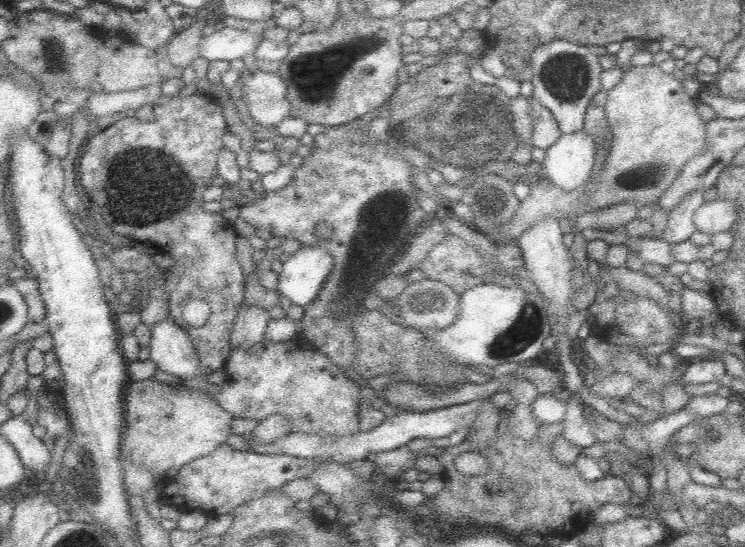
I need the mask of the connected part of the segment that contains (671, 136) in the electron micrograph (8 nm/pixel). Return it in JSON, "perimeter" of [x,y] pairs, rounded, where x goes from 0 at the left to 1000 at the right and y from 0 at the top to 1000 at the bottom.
{"perimeter":[[[885,119],[846,122],[831,152],[813,168],[812,210],[819,227],[821,271],[787,382],[840,369],[858,384],[866,377],[881,380],[923,293],[948,271],[949,223],[938,214],[936,188],[903,135],[894,135]]]}

